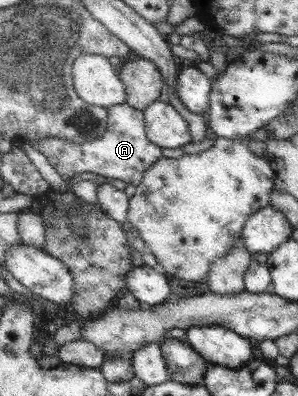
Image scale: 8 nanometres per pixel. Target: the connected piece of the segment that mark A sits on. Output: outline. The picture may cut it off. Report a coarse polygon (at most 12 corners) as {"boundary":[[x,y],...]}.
{"boundary":[[110,109],[95,141],[37,141],[66,180],[97,173],[140,186],[161,161],[146,113]]}

